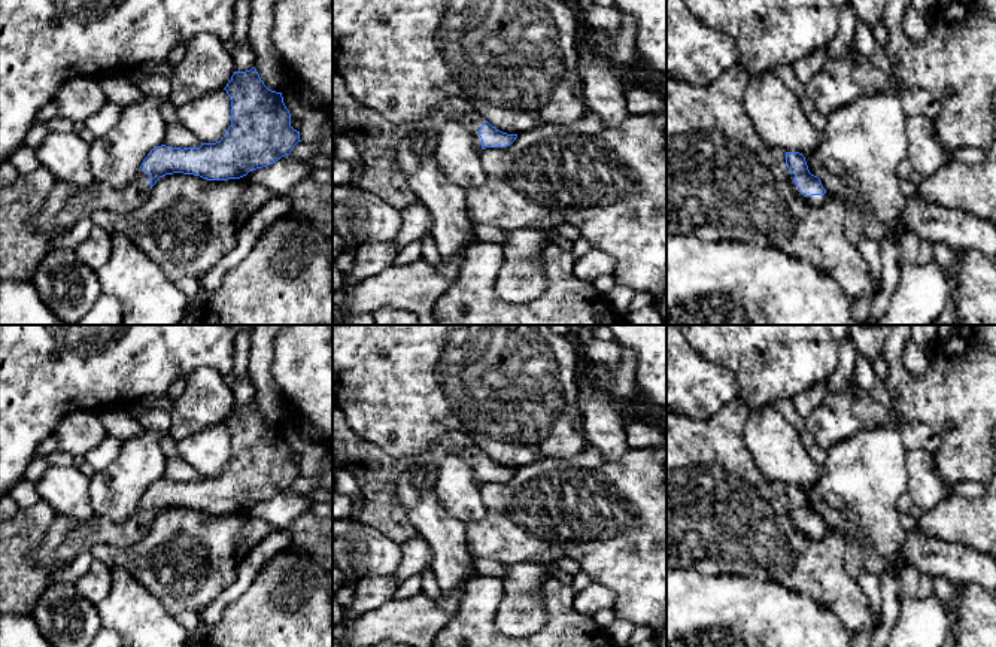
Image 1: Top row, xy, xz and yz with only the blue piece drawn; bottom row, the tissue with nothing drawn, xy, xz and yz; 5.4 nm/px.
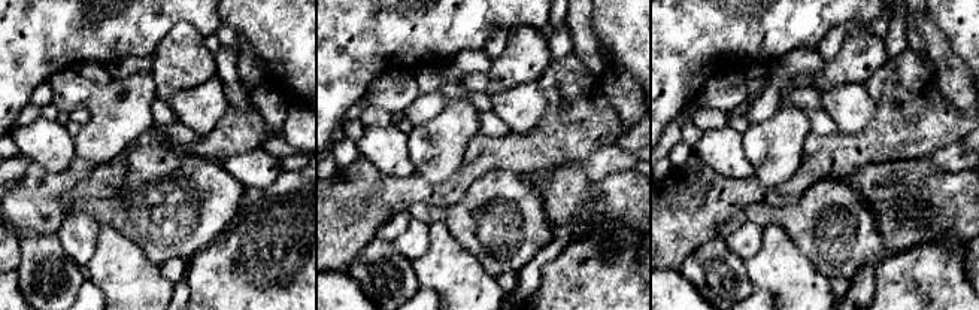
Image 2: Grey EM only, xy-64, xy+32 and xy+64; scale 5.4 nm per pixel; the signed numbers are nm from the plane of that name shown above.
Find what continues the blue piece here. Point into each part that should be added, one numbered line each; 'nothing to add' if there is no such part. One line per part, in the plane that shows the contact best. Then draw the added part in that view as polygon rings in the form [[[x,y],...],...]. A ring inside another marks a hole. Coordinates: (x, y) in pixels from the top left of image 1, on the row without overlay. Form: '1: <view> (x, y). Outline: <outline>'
1: yz (816, 534). Outline: [[[789,505],[789,513],[790,513],[790,517],[792,517],[795,526],[798,528],[798,531],[801,531],[808,538],[819,540],[819,538],[826,537],[830,532],[828,528],[804,531],[802,526],[799,525],[799,522],[795,519],[795,508],[792,505]]]

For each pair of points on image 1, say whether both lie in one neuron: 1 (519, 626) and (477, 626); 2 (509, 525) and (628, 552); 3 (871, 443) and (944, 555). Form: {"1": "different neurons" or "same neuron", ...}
{"1": "different neurons", "2": "same neuron", "3": "different neurons"}

